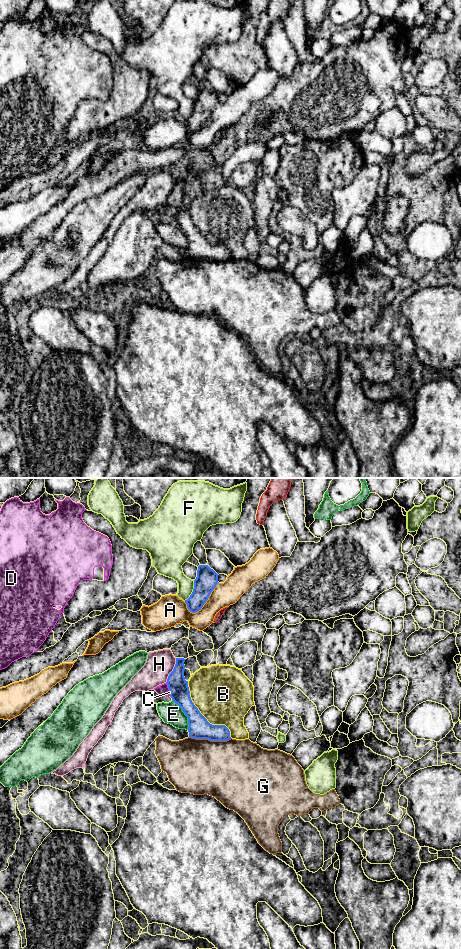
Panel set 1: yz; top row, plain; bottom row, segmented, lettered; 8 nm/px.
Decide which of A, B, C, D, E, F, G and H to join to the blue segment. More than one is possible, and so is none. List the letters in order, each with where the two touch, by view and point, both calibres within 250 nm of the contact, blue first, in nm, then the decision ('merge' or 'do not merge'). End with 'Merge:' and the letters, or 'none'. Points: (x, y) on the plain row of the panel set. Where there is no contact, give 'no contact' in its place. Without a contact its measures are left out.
A: yz (205, 122) | 170/200 nm | do not merge
B: yz (202, 235) | 180/460 nm | do not merge
C: yz (170, 214) | 160/20 nm | do not merge
D: yz (168, 207) | 160/90 nm | do not merge
E: yz (185, 234) | 180/170 nm | do not merge
F: yz (193, 111) | 170/160 nm | do not merge
G: yz (210, 260) | 180/460 nm | do not merge
H: yz (173, 190) | 160/220 nm | do not merge
Merge: none

